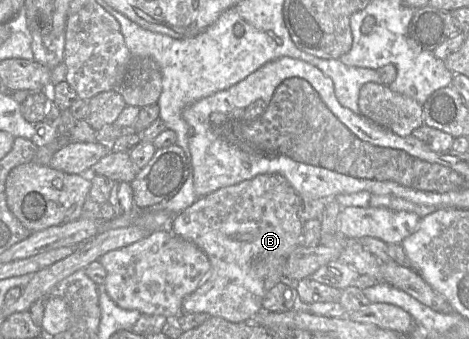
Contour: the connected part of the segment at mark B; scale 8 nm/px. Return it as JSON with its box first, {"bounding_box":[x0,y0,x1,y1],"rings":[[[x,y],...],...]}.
{"bounding_box":[169,174,304,323],"rings":[[[260,174],[200,197],[191,206],[174,215],[169,230],[200,248],[211,264],[206,279],[184,298],[182,314],[207,313],[232,323],[251,322],[251,318],[263,308],[265,295],[281,282],[287,258],[301,244],[304,222],[298,216],[298,208],[299,195],[285,177],[280,174]]]}

